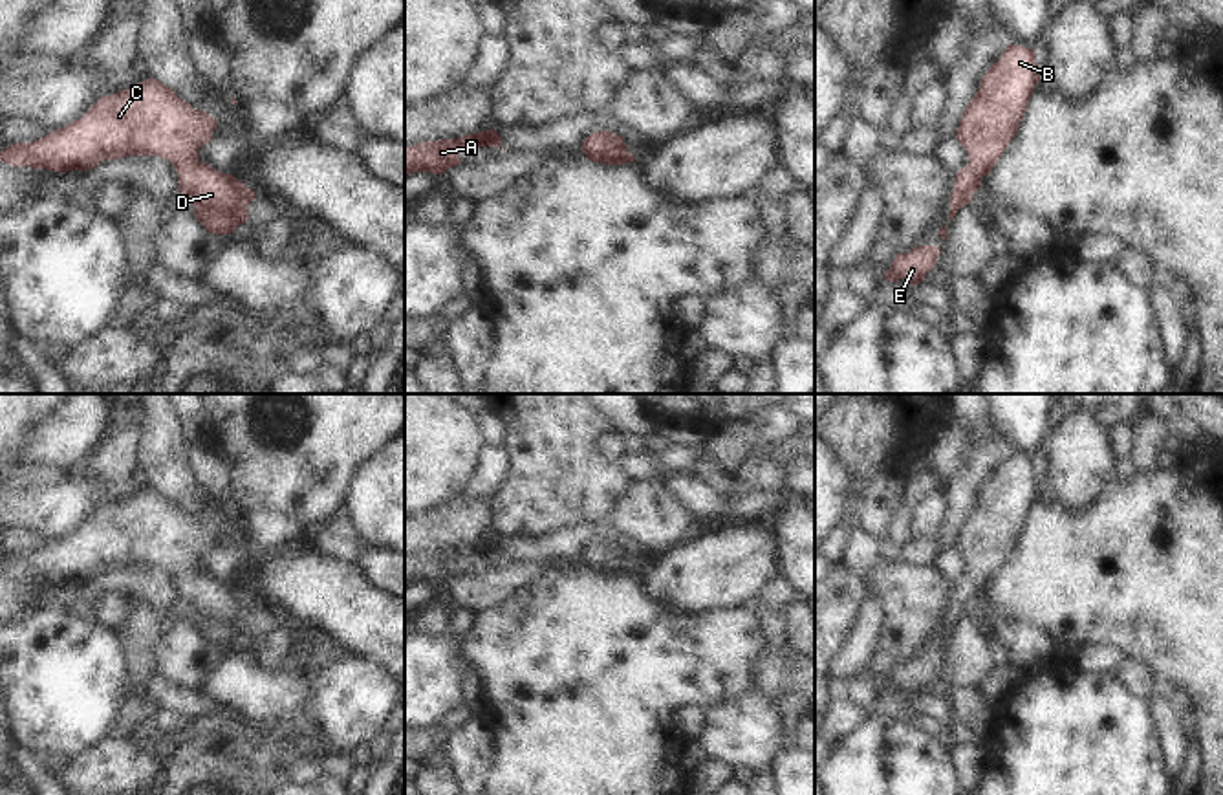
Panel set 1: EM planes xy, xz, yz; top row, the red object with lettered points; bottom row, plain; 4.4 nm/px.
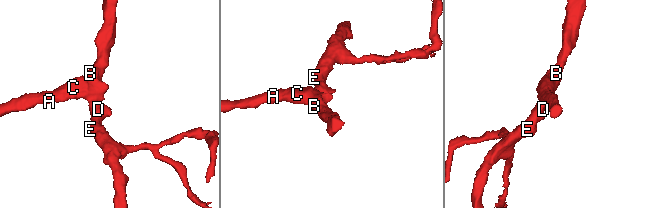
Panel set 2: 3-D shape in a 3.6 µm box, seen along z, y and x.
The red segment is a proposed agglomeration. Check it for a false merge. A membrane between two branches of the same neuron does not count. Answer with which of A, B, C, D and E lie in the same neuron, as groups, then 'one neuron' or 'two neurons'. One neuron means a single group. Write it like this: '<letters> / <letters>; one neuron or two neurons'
A B C D E; one neuron

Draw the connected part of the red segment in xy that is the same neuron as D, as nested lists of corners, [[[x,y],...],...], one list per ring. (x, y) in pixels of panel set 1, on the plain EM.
[[[156,489],[141,491],[123,502],[101,507],[82,528],[46,544],[33,553],[11,553],[0,562],[0,572],[13,577],[46,579],[55,583],[88,581],[103,570],[124,566],[157,566],[168,570],[178,583],[181,612],[194,615],[196,630],[214,645],[231,645],[249,630],[247,615],[256,608],[254,601],[238,592],[233,584],[223,584],[200,572],[198,561],[212,551],[218,531],[194,520]]]

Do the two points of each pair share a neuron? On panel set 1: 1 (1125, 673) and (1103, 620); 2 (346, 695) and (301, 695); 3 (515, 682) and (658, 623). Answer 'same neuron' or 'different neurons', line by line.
1: different neurons
2: different neurons
3: same neuron

